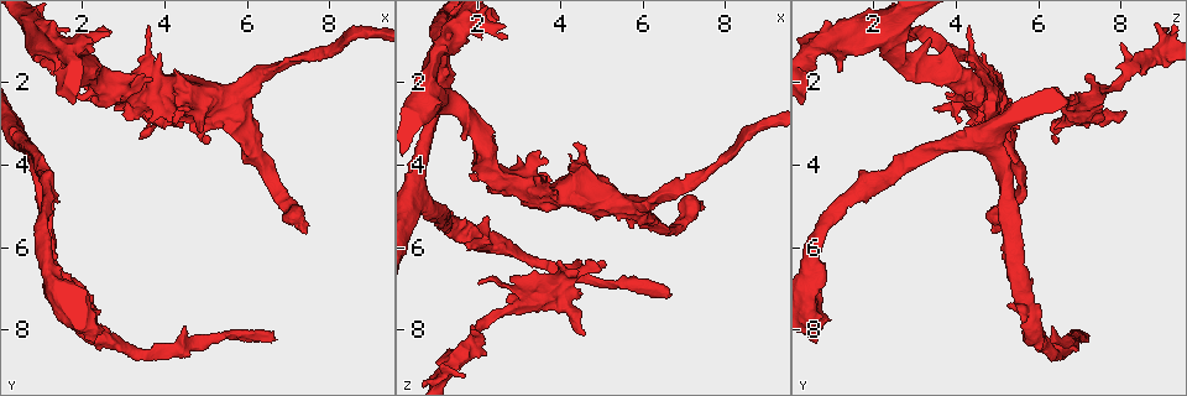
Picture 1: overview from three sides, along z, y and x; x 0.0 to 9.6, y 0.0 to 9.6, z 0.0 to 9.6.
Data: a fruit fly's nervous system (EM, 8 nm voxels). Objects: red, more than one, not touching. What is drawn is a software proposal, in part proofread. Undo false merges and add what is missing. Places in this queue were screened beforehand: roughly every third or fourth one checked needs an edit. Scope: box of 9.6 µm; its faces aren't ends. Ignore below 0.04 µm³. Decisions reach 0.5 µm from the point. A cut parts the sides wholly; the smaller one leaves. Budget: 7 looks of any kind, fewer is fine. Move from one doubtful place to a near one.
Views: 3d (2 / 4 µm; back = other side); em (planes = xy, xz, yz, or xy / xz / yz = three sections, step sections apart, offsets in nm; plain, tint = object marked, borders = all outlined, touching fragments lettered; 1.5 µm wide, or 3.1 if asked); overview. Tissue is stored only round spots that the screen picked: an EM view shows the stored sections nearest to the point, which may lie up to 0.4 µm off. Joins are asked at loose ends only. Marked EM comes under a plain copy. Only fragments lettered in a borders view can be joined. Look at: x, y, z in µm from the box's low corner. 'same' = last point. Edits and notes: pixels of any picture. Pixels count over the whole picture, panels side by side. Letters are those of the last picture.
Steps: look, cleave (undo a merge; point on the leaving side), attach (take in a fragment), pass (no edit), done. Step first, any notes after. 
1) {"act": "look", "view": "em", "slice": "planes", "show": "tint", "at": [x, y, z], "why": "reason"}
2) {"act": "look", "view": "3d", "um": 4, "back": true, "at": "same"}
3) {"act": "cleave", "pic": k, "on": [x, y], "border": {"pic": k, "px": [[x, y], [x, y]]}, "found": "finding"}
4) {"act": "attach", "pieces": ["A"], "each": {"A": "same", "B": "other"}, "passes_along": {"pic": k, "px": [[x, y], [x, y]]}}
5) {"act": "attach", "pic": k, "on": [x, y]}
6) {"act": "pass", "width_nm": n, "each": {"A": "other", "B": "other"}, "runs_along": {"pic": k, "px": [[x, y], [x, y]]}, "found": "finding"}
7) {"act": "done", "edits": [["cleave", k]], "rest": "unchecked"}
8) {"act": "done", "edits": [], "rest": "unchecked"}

{"act": "look", "view": "em", "slice": "planes", "show": "borders", "at": [5.10, 3.40, 6.35], "why": "branch stops here"}

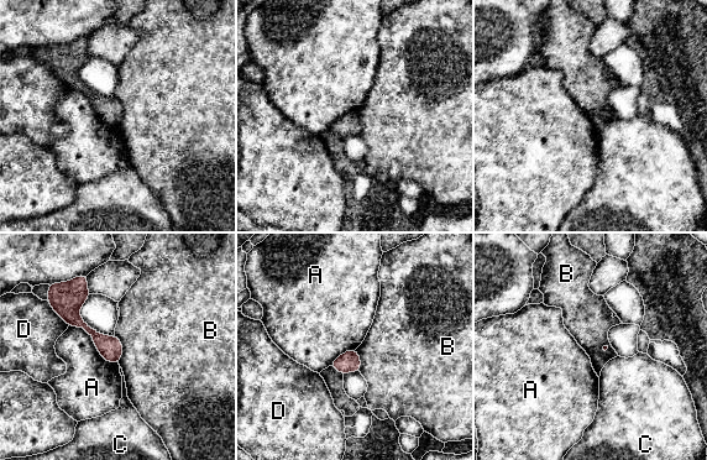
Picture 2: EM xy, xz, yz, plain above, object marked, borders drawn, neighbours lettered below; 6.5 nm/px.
{"act": "pass", "each": {"A": "other", "B": "other", "C": "other", "D": "other"}, "runs_along": {"pic": 2, "px": [[80, 292], [74, 317], [115, 360]]}, "found": "no lettered fragment goes on from it"}

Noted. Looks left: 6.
{"act": "look", "view": "3d", "um": 2, "at": [2.75, 2.65, 6.80], "why": "an open end"}

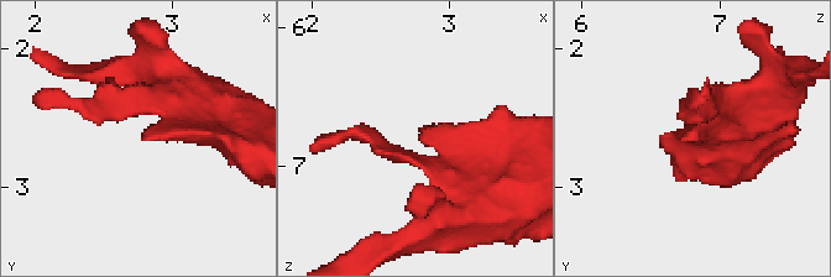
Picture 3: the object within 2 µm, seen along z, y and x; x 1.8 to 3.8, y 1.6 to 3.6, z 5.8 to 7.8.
{"act": "look", "view": "em", "slice": "planes", "show": "tint", "at": [2.76, 2.68, 6.80]}

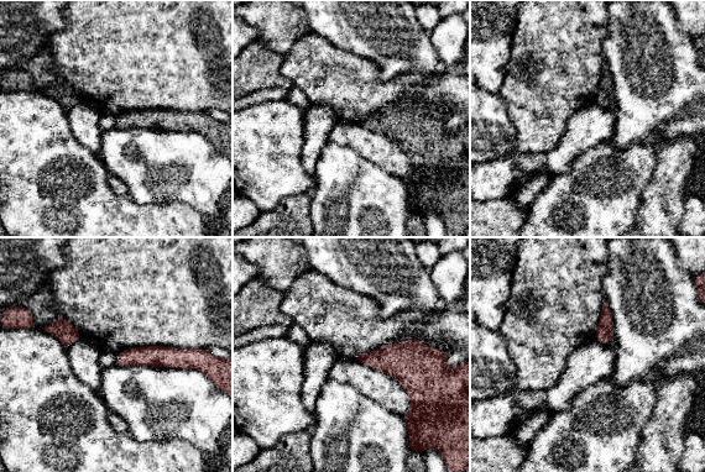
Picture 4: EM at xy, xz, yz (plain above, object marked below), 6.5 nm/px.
{"act": "look", "view": "em", "slice": "planes", "show": "borders", "at": "same"}

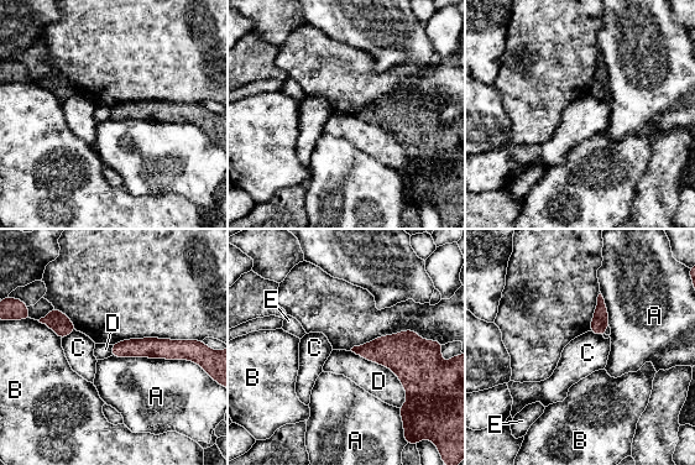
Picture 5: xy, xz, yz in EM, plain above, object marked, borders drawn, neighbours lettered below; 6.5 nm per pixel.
{"act": "pass", "each": {"A": "other", "B": "other", "C": "other", "D": "other", "E": "other"}, "border": {"pic": 5, "px": [[111, 355], [187, 359], [194, 362]]}, "found": "none of them fits"}

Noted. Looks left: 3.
{"act": "look", "view": "3d", "um": 4, "at": [6.70, 8.30, 7.15], "why": "branch stops here"}

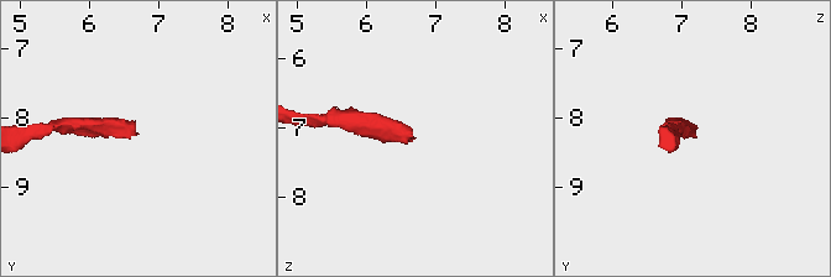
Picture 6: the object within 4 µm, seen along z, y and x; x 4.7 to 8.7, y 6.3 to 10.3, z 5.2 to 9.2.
{"act": "look", "view": "em", "slice": "xy", "step": 8, "show": "tint", "at": [6.65, 8.25, 7.15]}

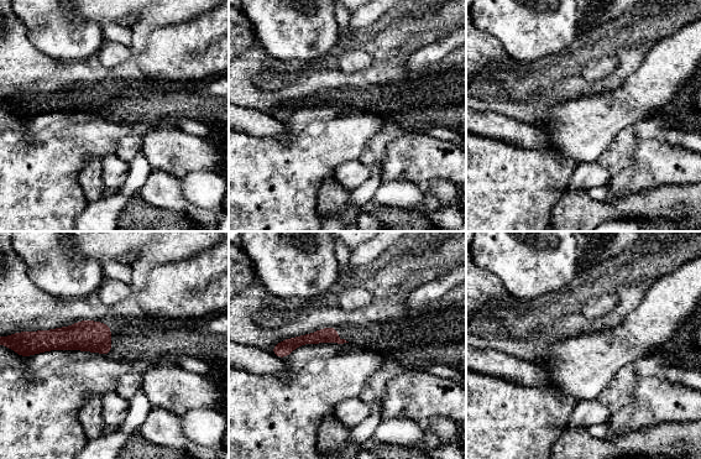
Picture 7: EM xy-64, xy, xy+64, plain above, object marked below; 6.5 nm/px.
{"act": "look", "view": "em", "slice": "planes", "show": "borders", "at": "same", "why": "cut it another way"}

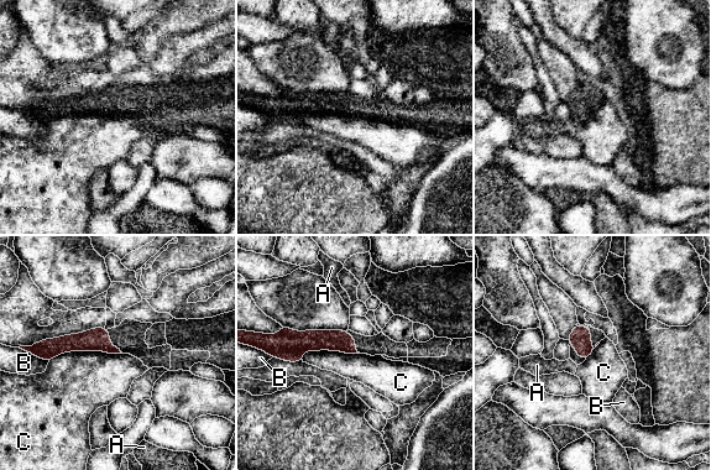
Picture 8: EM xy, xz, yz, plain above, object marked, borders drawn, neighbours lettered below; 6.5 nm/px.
{"act": "pass", "each": {"A": "other", "B": "other", "C": "other"}, "runs_along": {"pic": 8, "px": [[353, 343], [298, 341], [281, 348]]}, "found": "no lettered fragment goes on from it"}

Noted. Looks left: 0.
{"act": "done", "edits": [], "rest": "unchecked"}

